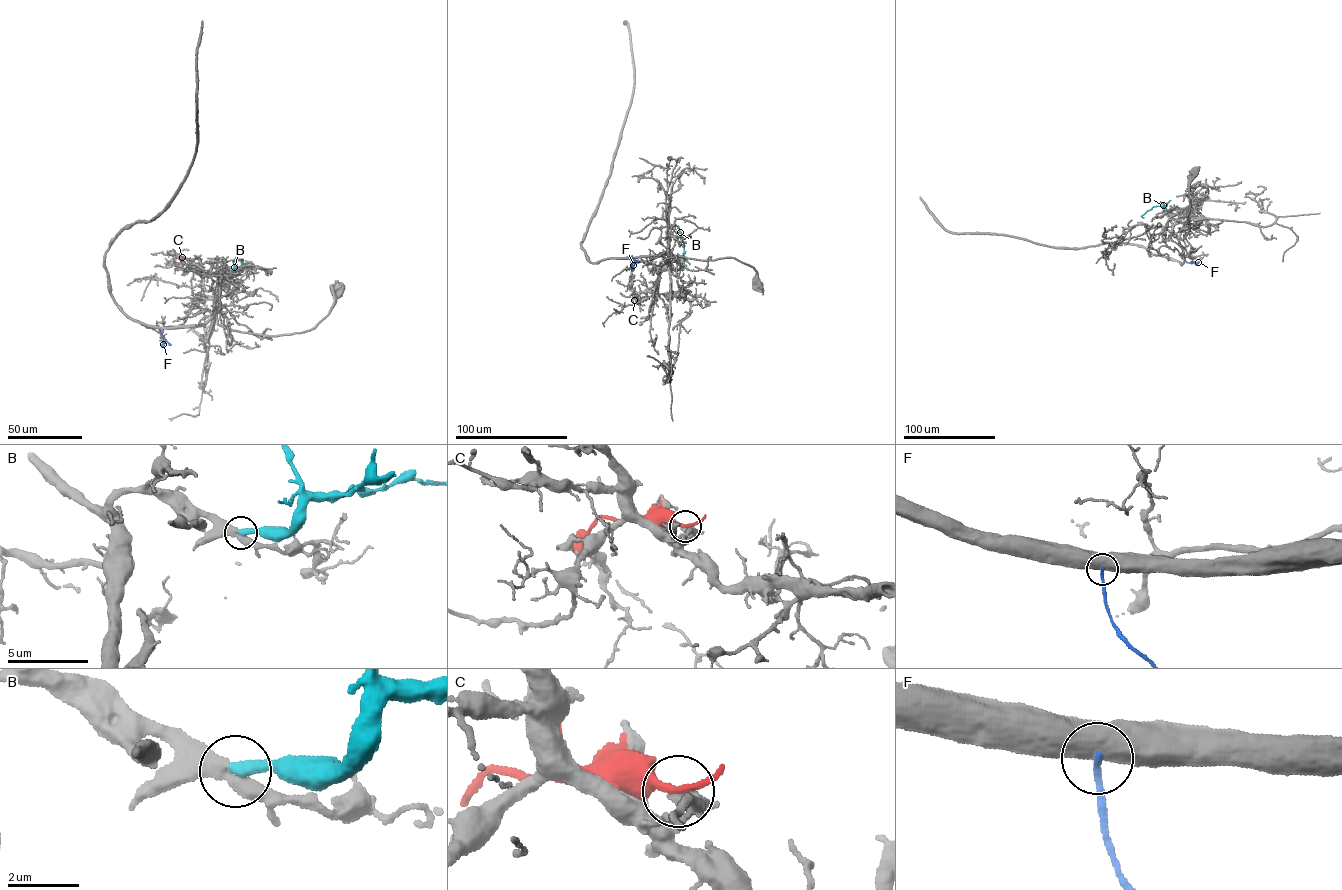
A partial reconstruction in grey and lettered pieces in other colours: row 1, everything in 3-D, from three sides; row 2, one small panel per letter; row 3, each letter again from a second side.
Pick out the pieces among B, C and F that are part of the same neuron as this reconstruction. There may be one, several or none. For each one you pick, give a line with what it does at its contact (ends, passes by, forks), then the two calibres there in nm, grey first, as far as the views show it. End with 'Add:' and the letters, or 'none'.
B: it ends; calibres 400 and 360 nm
Add: B

